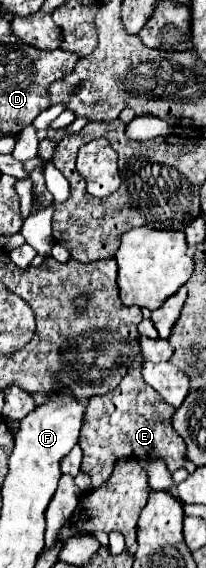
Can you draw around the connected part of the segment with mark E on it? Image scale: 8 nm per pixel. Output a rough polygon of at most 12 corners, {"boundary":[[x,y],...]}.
{"boundary":[[137,355],[87,401],[79,445],[93,489],[119,457],[183,467],[175,409],[141,379]]}

